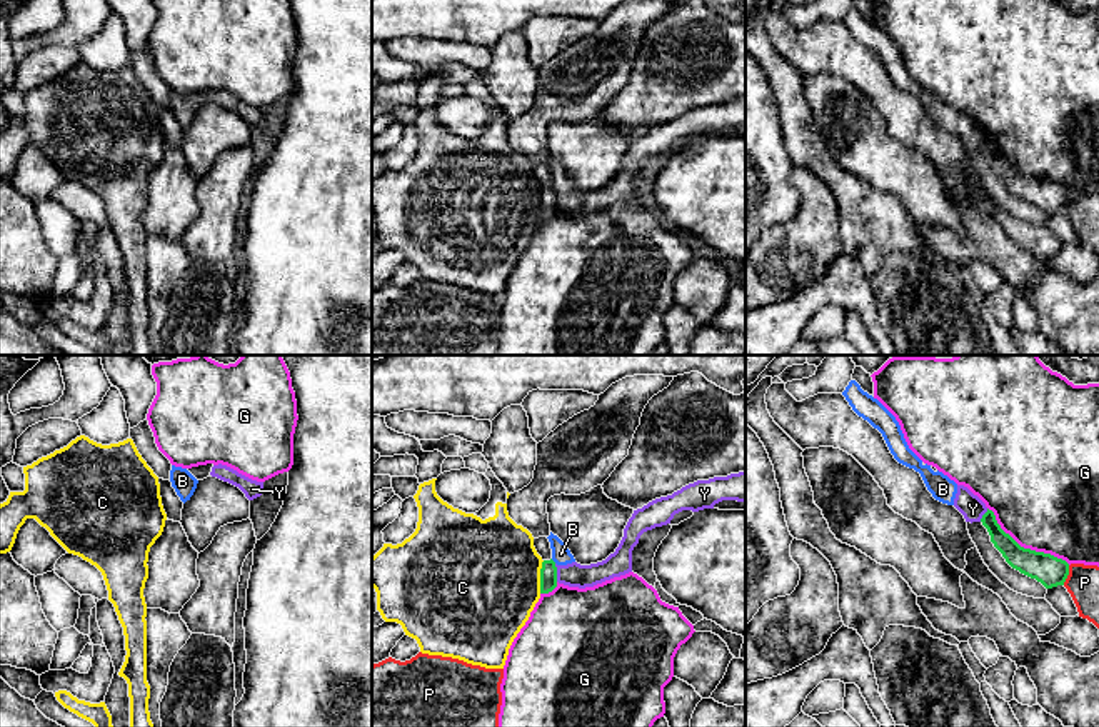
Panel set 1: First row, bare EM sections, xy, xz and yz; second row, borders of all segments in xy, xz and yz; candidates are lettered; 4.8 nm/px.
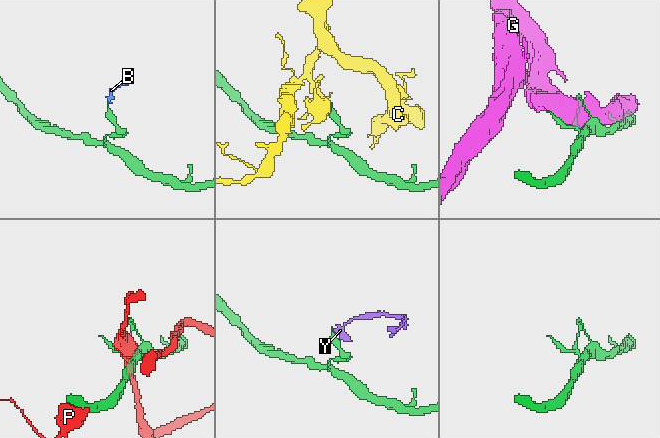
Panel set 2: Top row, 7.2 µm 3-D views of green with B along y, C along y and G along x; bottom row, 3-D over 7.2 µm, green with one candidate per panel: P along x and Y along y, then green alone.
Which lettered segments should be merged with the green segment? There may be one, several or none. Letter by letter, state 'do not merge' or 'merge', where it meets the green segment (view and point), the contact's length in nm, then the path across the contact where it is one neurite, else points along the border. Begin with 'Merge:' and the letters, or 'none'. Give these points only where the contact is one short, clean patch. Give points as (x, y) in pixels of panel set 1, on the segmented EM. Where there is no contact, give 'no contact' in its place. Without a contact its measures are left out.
Merge: none
B: do not merge; contact xz (552, 561); length 40 nm; border xz (551, 559), (556, 562)
C: do not merge; contact xz (541, 577); length 160 nm; border xz (544, 561), (539, 592)
G: do not merge; contact yz (1026, 549); length 480 nm
P: do not merge; contact yz (1068, 574); length 100 nm
Y: do not merge; contact xz (556, 572); length 90 nm

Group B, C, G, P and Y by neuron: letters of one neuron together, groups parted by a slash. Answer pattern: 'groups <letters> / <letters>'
groups B Y / C / G / P

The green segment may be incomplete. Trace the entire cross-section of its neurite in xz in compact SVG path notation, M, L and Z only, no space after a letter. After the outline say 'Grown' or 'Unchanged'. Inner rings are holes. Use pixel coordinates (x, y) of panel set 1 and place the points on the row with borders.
M544 560L540 569L540 594L549 594L557 587L557 567L555 562Z. Unchanged

